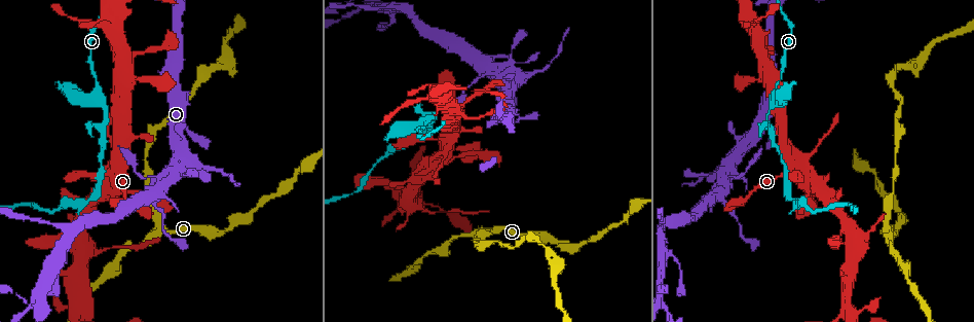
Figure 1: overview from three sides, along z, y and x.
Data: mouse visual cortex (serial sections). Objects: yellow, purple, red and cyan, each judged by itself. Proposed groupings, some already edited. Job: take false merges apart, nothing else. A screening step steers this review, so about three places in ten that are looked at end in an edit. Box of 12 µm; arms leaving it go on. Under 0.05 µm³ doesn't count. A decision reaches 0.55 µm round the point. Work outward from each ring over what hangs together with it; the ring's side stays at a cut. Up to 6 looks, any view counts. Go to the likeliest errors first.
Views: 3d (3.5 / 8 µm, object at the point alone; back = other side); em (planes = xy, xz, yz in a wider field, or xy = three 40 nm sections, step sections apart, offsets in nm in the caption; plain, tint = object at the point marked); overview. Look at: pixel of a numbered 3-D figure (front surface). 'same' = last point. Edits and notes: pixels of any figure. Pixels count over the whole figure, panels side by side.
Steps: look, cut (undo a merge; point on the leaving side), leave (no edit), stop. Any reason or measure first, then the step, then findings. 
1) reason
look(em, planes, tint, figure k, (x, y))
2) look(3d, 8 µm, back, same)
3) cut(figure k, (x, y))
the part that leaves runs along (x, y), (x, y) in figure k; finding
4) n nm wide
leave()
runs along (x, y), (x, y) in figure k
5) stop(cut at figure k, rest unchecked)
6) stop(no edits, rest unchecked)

abrupt turn
look(3d, 8 µm, figure 1, (559, 262))

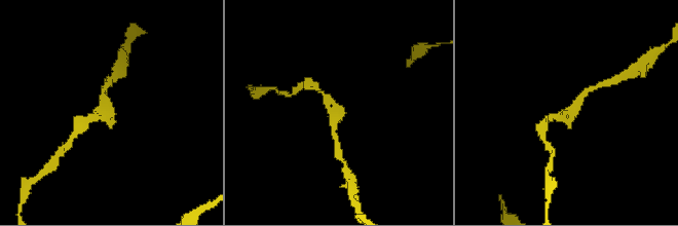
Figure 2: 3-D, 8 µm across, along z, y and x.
closer look
look(3d, 3.5 µm, figure 2, (108, 113))

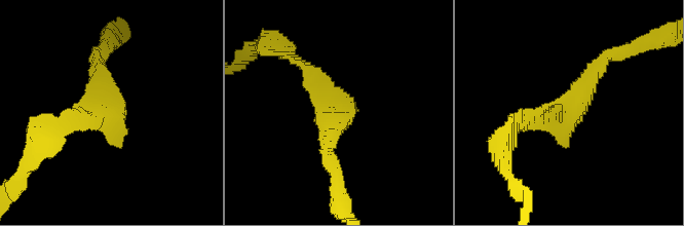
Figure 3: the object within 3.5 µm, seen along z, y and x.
arms of 150, 250 nm
look(em, xy, step 5, tint, figure 3, (560, 110))

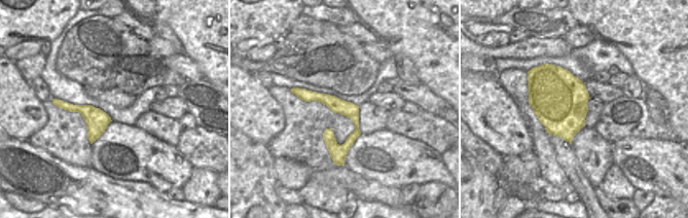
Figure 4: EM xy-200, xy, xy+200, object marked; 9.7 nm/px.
150 nm wide
leave()
runs along (514, 129), (571, 104), (603, 63) in figure 3; all the same cell

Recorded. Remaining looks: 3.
four-way junction
look(3d, 3.5 µm, figure 1, (501, 68))

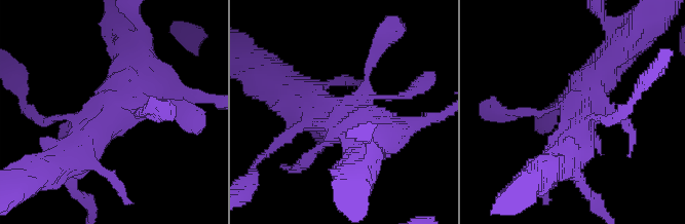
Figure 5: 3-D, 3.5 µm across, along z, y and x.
look(em, xy, step 5, tint, figure 5, (580, 116))

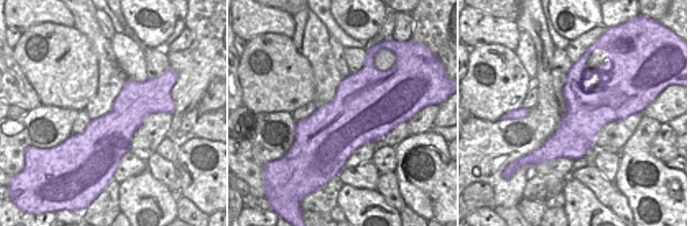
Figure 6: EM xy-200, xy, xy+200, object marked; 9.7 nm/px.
leave()
runs along (142, 57), (151, 84), (75, 151) in figure 5; continuous, no second cell

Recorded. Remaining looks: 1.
stop(no edits, rest unchecked)

